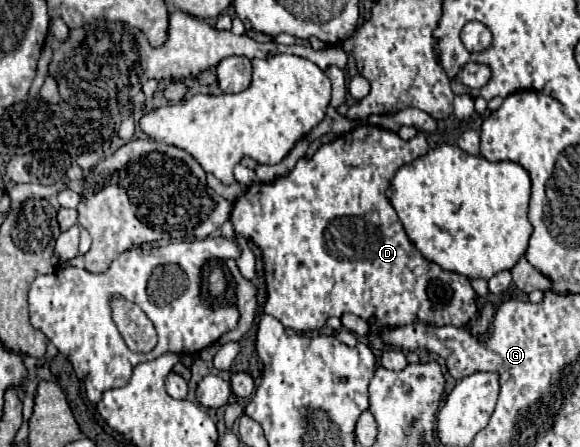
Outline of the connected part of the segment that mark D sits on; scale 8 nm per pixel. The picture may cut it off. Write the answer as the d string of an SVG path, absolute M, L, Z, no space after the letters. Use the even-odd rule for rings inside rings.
M364 124L364 126L356 126L354 130L350 130L348 134L344 136L338 136L334 142L330 144L324 144L316 150L316 154L312 158L300 158L296 162L296 166L286 174L286 176L280 176L276 178L274 182L270 184L264 184L264 182L254 182L246 188L246 192L242 196L236 198L234 202L234 208L232 208L232 214L230 214L230 222L234 226L236 232L240 232L246 240L254 242L260 250L262 250L262 258L264 258L264 272L266 272L266 288L268 288L268 298L266 298L266 304L264 304L264 312L274 316L276 320L280 320L286 328L292 328L292 330L298 330L298 332L310 332L310 330L318 330L318 328L324 328L326 326L326 320L330 316L342 316L346 312L352 312L364 320L368 320L370 316L376 316L378 324L382 326L402 326L402 324L410 324L414 320L422 320L422 322L428 322L428 324L438 324L438 326L444 326L444 324L452 324L452 326L466 326L478 312L478 296L470 284L470 278L458 274L458 272L446 272L442 270L438 264L432 266L430 260L426 260L414 244L410 244L406 232L404 232L404 226L396 214L396 210L392 208L388 196L386 196L386 190L394 178L394 174L398 172L400 166L404 164L410 164L412 160L424 156L428 152L428 142L426 142L426 136L424 132L418 132L412 140L404 142L396 132L390 132L390 130L384 130L380 126L372 126L372 124ZM432 268L434 268L434 288L436 286L446 286L448 292L450 292L450 298L446 304L442 304L442 308L434 308L432 304L432 296L430 296L430 290L432 290Z

